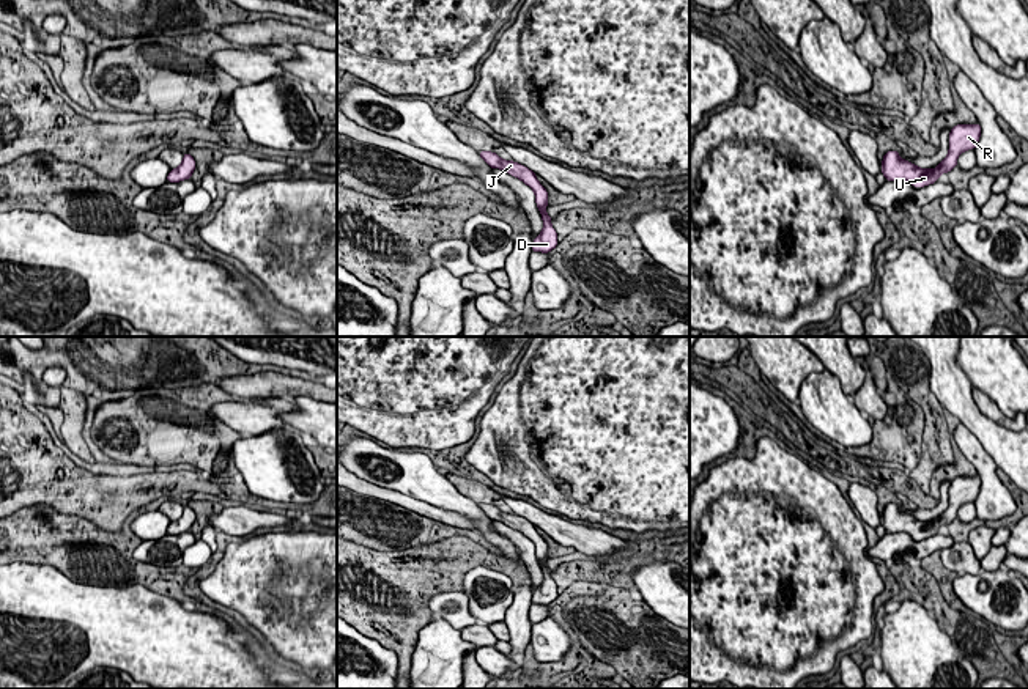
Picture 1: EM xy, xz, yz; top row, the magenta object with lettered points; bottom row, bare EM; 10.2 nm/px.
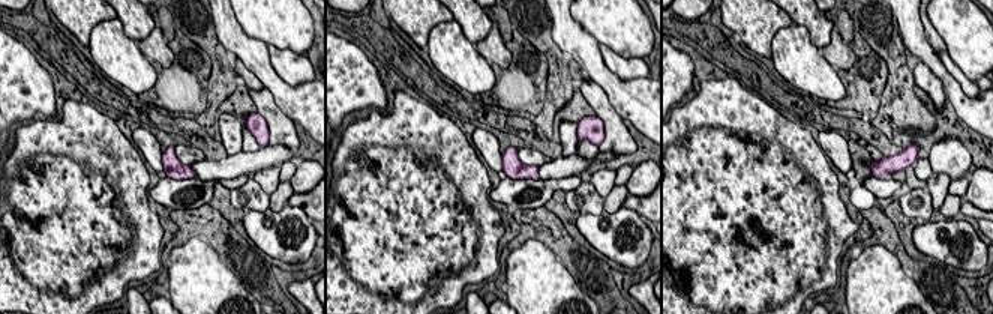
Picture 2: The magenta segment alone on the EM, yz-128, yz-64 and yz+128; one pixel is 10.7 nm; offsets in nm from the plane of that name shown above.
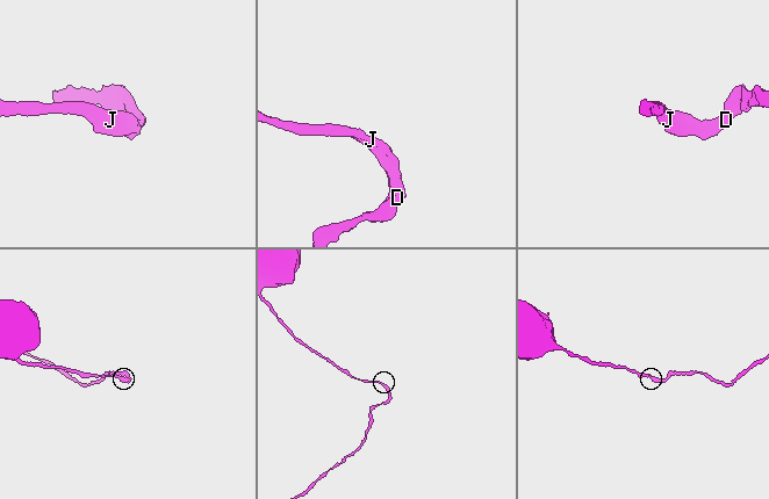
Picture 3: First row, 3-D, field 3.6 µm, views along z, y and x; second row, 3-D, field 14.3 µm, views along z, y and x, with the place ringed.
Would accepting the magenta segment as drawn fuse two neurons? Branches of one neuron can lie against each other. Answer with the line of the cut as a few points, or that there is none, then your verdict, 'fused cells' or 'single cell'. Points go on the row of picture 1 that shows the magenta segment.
no cut | single cell

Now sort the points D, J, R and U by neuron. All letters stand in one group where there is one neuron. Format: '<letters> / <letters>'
D J R U

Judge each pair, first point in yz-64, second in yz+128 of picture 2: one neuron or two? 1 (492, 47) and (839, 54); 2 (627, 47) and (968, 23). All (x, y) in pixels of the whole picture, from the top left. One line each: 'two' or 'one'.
1: one
2: one

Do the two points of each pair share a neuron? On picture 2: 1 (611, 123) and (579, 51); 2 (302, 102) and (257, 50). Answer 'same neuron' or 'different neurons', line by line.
1: different neurons
2: same neuron

